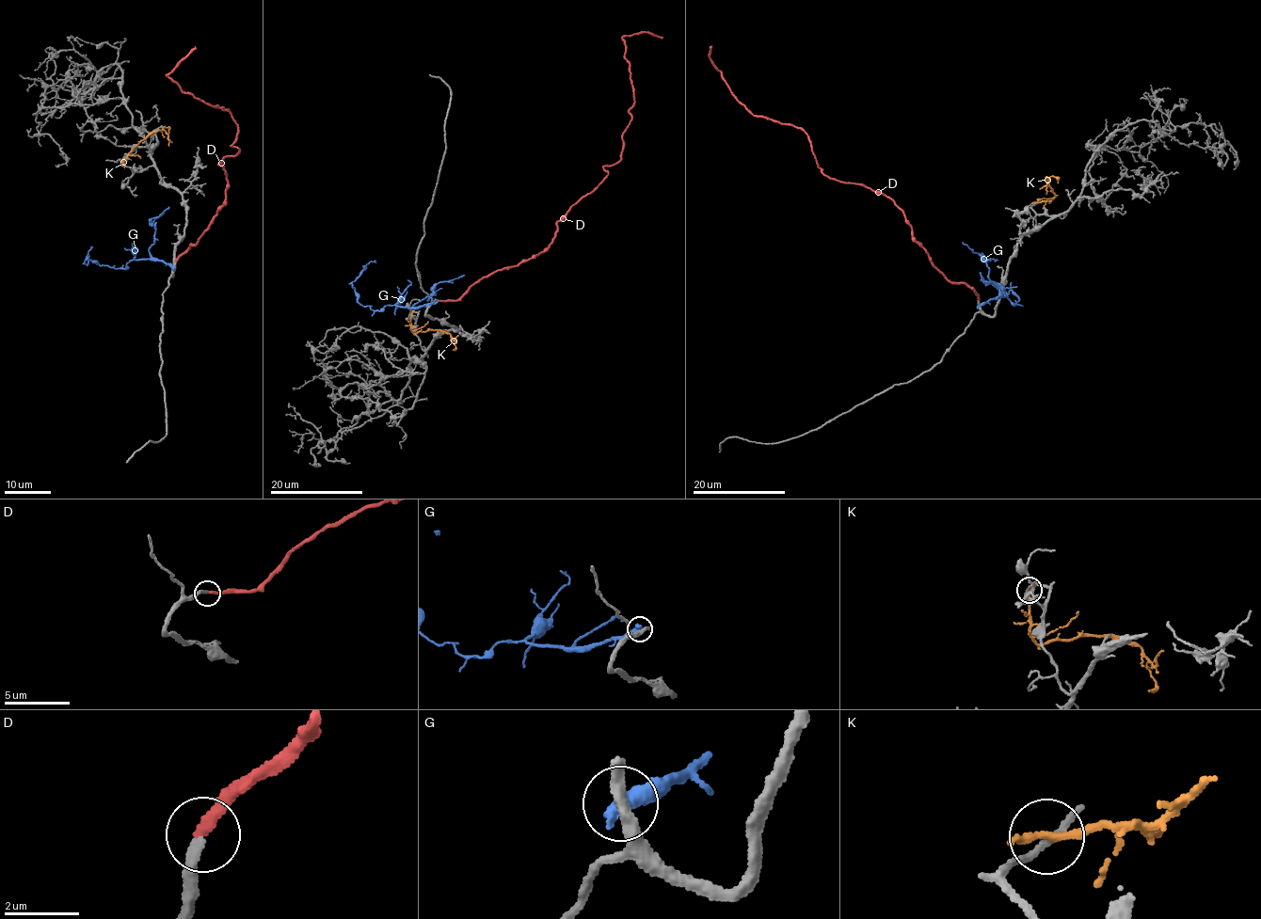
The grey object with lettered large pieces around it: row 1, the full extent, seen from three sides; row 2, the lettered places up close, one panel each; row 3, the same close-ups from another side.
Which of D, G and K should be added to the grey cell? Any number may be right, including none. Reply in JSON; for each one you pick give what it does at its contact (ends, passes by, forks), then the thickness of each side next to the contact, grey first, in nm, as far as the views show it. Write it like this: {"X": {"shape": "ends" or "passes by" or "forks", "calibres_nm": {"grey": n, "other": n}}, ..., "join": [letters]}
{"D": {"shape": "ends", "calibres_nm": {"grey": 240, "other": 280}}, "join": ["D"]}

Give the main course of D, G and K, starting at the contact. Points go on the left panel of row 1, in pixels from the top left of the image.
D: (176, 261), (224, 202), (228, 180), (218, 165), (239, 150), (227, 110), (167, 75), (196, 46)
G: (174, 267), (152, 259), (133, 259), (125, 268), (115, 269), (90, 261), (87, 264), (85, 262), (91, 247)
K: (122, 163), (131, 151), (158, 130), (165, 131), (169, 140), (168, 146)

